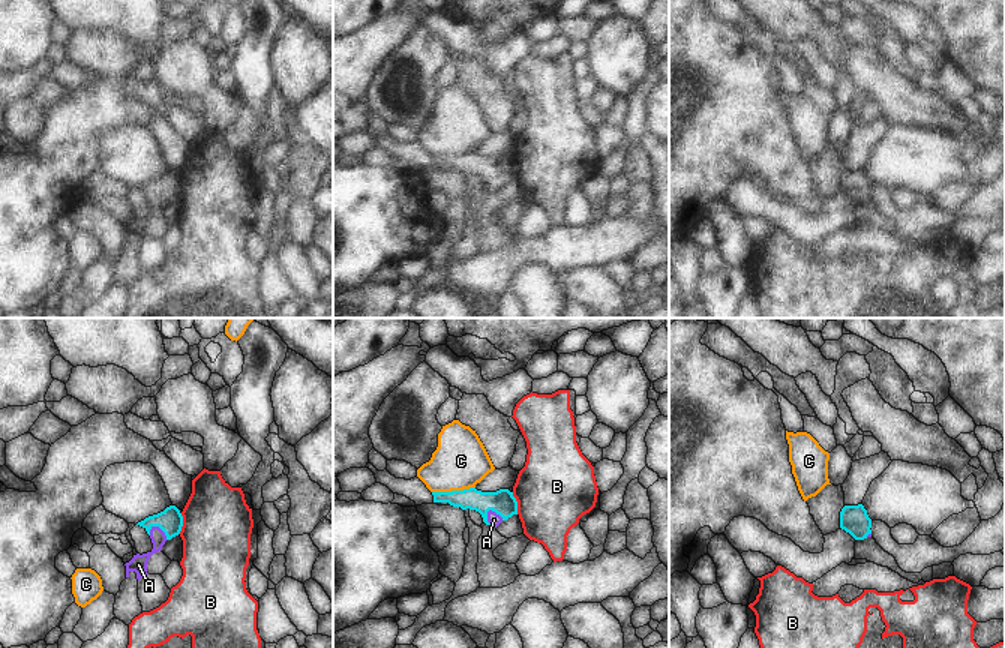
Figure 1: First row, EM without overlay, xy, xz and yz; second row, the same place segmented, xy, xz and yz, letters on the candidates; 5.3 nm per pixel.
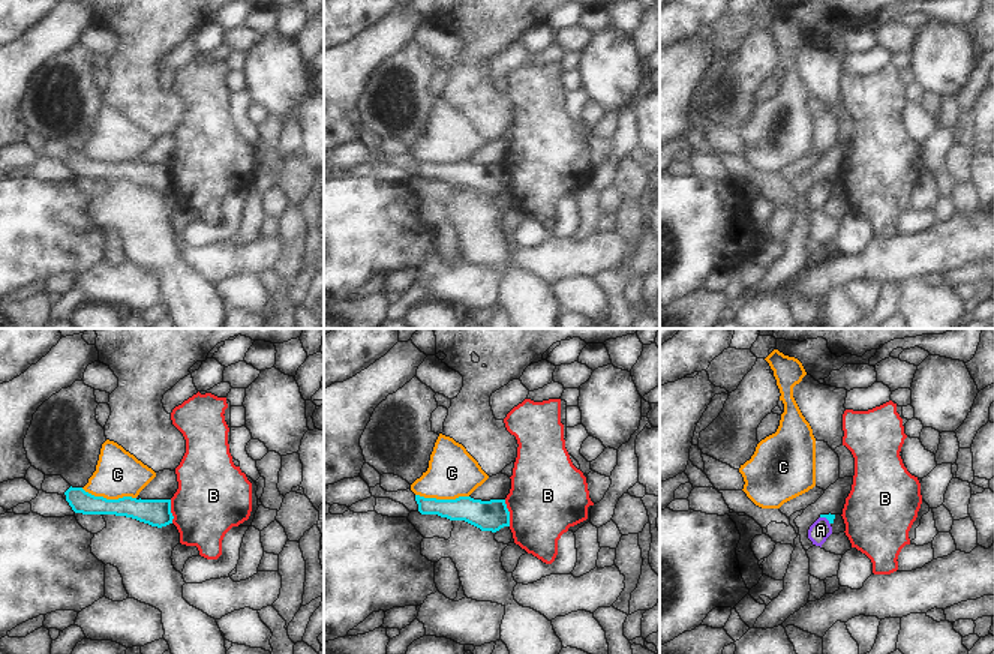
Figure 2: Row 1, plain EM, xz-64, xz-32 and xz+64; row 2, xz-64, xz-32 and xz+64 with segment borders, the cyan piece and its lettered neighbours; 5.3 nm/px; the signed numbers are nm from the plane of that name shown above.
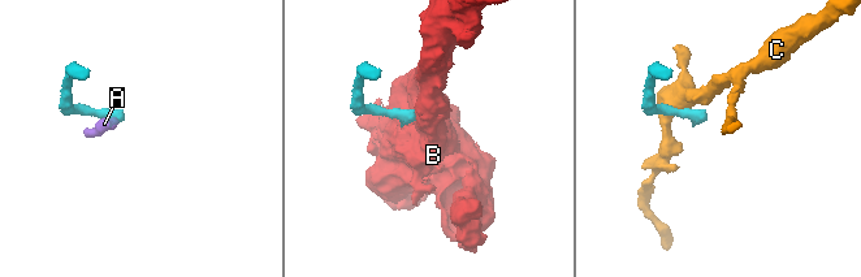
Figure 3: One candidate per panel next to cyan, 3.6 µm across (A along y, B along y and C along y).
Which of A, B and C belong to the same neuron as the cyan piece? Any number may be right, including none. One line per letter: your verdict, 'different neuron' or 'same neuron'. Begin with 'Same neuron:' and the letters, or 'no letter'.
Same neuron: A
A: same neuron
B: different neuron
C: different neuron

